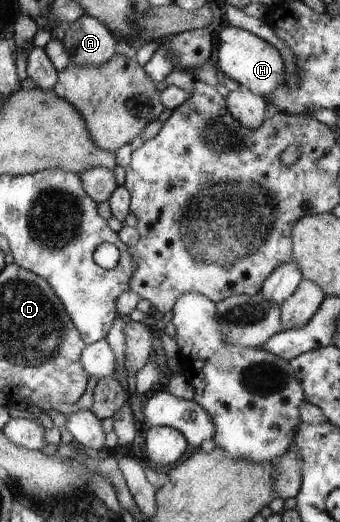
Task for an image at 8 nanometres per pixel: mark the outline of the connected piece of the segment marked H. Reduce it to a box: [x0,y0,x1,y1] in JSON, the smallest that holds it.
[216,25,286,98]

